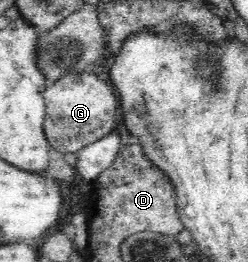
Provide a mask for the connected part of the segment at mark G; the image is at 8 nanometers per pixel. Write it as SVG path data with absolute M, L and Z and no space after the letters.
M92 72L70 73L49 83L43 91L46 109L43 130L50 147L65 153L77 153L83 147L112 133L116 127L116 95L108 82Z

